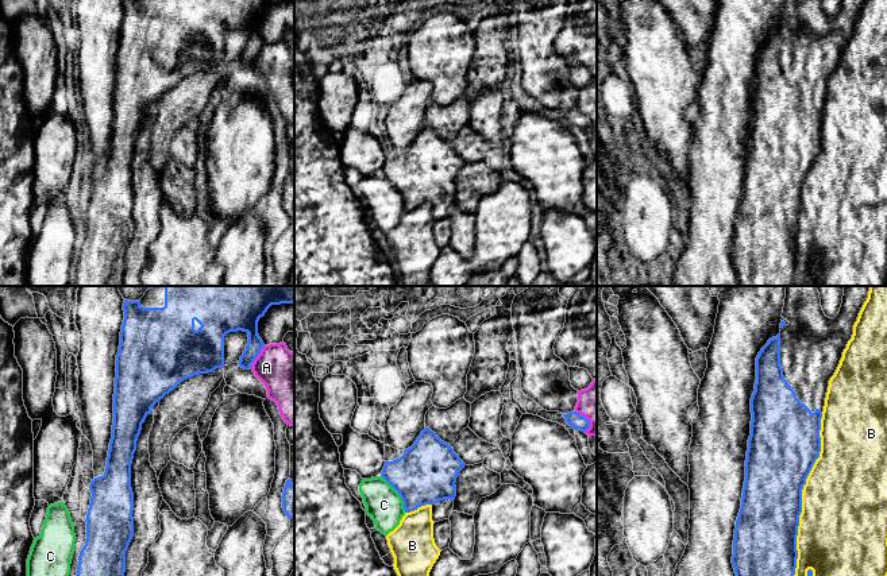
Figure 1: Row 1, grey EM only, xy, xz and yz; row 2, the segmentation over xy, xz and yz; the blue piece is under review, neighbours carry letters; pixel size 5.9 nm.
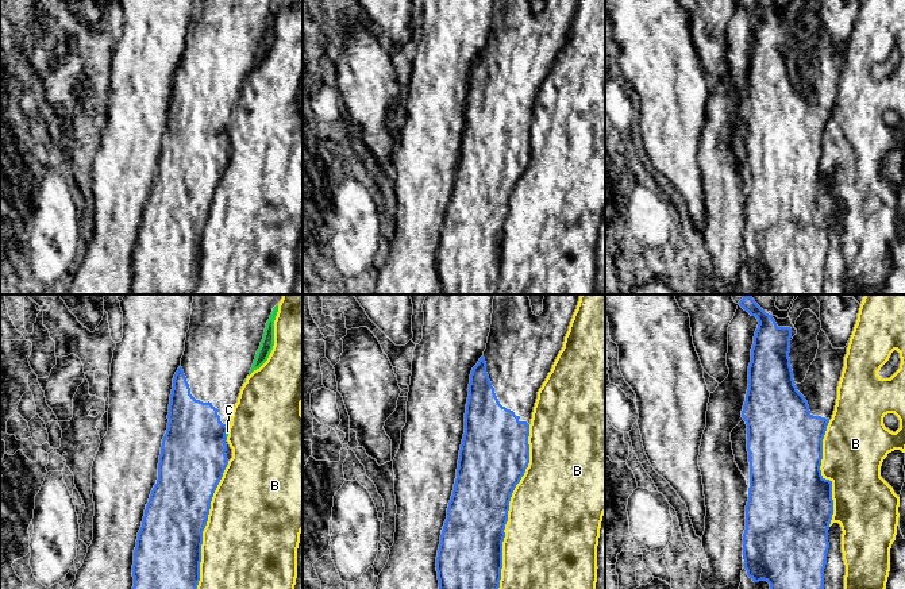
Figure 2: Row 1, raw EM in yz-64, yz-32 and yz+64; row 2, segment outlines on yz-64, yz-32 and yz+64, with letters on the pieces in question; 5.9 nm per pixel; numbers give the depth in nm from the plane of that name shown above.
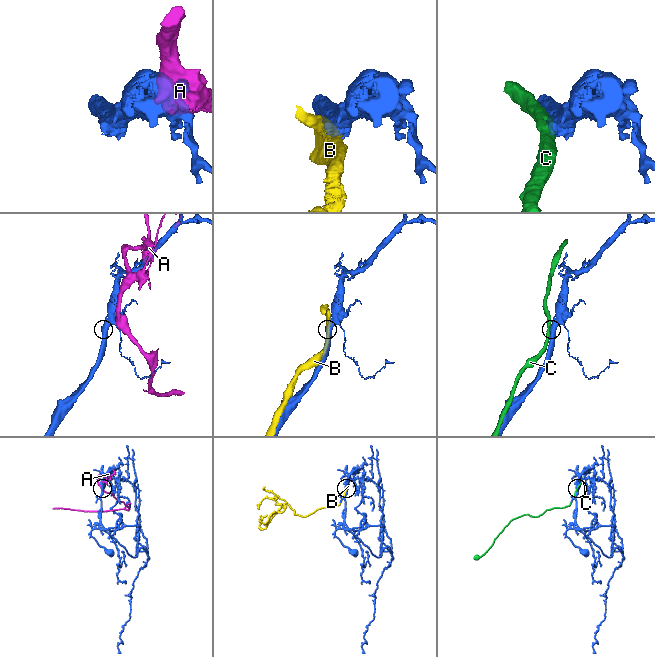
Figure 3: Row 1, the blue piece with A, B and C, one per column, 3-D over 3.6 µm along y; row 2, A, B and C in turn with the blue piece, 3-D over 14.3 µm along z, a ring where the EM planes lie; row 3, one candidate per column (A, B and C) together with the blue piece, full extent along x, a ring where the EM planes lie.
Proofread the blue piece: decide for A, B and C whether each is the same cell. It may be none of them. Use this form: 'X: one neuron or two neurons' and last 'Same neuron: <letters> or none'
A: two neurons
B: two neurons
C: two neurons
Same neuron: none

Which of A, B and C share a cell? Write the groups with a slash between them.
A / B C

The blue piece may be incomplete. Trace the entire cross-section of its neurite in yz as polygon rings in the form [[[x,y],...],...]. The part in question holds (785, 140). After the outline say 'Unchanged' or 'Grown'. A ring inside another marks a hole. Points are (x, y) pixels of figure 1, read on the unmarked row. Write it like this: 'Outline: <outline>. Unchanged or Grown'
Outline: [[[784,0],[782,11],[782,15],[784,18],[780,20],[780,31],[776,35],[770,36],[756,55],[756,81],[755,89],[751,96],[752,119],[745,158],[745,179],[743,186],[741,206],[736,219],[732,254],[732,262],[734,266],[738,286],[795,286],[794,272],[798,256],[797,233],[799,224],[799,213],[802,210],[802,188],[821,150],[821,116],[825,104],[829,78],[834,73],[840,62],[842,50],[846,46],[848,39],[852,36],[853,23],[857,19],[863,3],[864,0],[842,0],[838,12],[834,16],[829,16],[825,13],[821,0]]]. Grown

